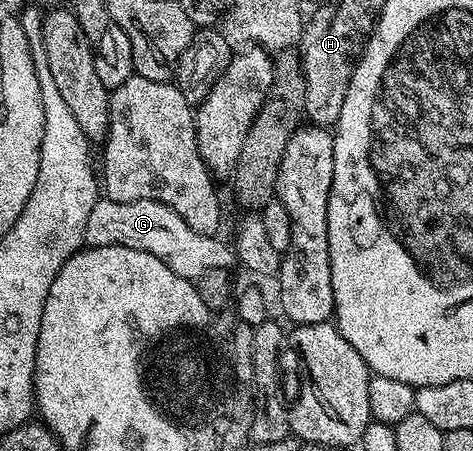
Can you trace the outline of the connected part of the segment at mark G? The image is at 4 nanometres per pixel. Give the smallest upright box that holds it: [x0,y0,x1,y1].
[85,198,235,282]

